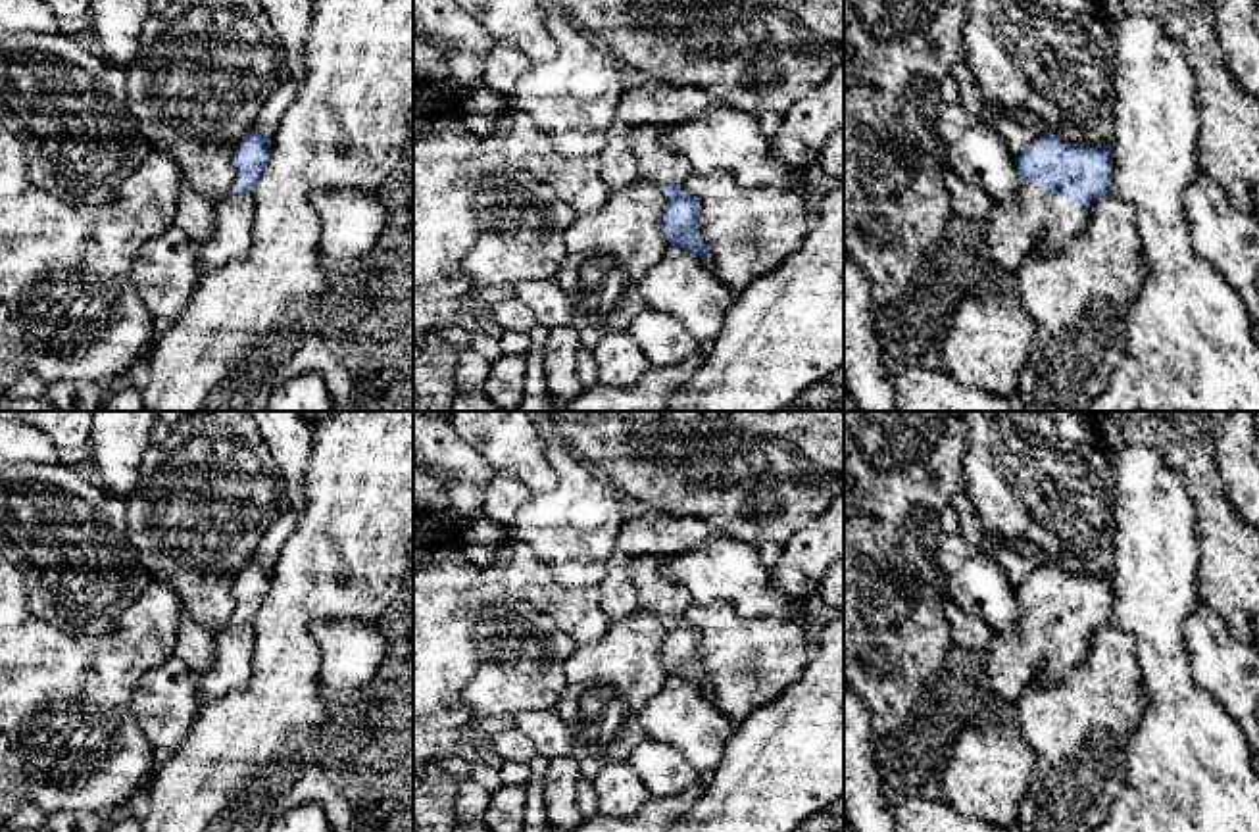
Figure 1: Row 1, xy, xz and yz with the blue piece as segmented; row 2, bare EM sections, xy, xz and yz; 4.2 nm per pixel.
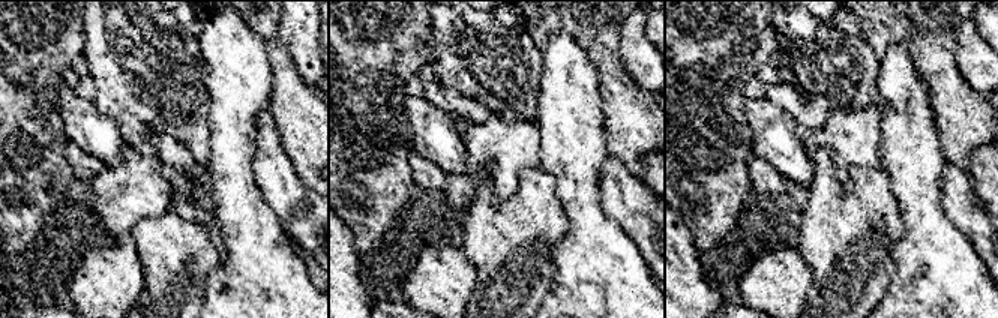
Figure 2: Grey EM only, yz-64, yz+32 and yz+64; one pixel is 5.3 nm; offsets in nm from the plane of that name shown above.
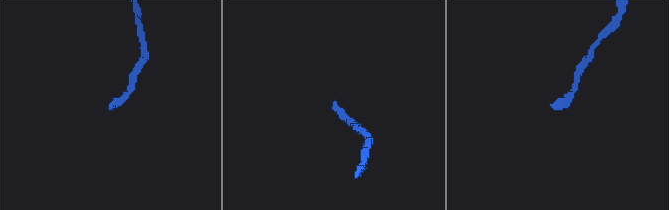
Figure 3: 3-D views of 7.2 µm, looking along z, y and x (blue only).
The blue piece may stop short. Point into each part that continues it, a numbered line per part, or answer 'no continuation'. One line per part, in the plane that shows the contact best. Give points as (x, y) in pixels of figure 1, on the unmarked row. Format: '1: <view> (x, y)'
1: yz (1015, 658)

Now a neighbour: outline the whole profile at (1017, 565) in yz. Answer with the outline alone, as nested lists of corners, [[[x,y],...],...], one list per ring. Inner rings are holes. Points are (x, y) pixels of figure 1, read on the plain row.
[[[988,542],[980,546],[980,550],[986,555],[994,557],[1005,569],[1013,588],[1023,584],[1030,576],[1030,573],[1040,567],[1040,563],[1034,557],[1019,551],[1011,544]]]

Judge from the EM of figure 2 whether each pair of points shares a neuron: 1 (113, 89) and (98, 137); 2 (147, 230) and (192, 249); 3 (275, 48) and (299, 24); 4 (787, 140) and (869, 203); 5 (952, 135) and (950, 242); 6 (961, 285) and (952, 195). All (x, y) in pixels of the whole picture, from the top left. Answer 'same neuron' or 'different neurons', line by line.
1: different neurons
2: same neuron
3: different neurons
4: different neurons
5: different neurons
6: different neurons

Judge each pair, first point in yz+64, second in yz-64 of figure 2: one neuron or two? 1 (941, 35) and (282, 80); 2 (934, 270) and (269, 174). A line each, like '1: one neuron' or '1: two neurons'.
1: one neuron
2: two neurons

